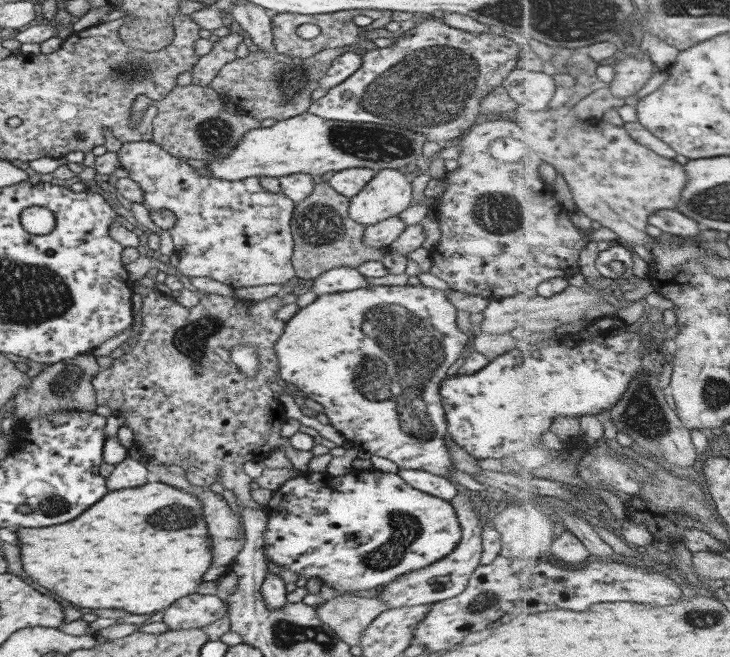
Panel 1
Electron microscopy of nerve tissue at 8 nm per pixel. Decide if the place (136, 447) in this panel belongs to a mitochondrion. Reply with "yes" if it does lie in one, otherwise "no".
no

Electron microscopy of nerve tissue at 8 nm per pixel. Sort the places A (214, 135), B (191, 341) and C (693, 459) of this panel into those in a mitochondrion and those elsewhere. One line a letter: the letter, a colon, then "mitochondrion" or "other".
A: mitochondrion
B: mitochondrion
C: other

